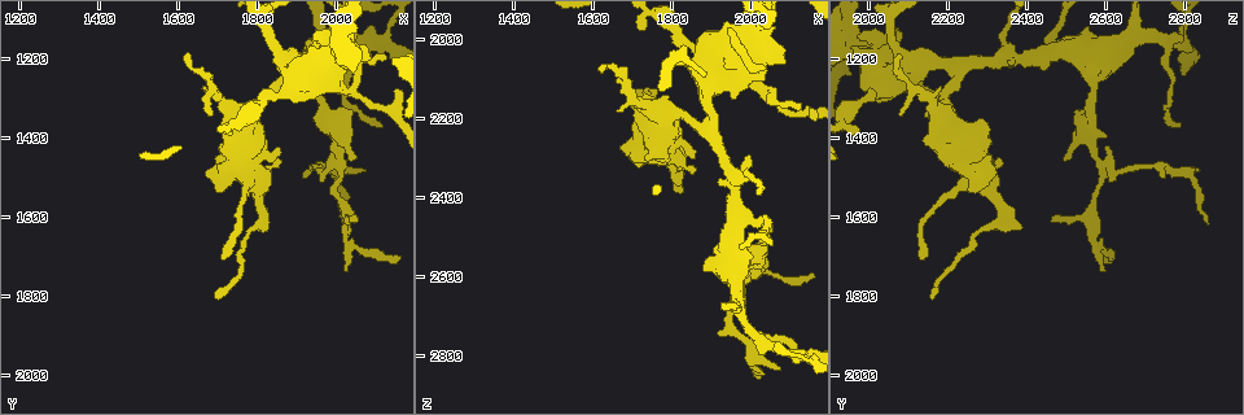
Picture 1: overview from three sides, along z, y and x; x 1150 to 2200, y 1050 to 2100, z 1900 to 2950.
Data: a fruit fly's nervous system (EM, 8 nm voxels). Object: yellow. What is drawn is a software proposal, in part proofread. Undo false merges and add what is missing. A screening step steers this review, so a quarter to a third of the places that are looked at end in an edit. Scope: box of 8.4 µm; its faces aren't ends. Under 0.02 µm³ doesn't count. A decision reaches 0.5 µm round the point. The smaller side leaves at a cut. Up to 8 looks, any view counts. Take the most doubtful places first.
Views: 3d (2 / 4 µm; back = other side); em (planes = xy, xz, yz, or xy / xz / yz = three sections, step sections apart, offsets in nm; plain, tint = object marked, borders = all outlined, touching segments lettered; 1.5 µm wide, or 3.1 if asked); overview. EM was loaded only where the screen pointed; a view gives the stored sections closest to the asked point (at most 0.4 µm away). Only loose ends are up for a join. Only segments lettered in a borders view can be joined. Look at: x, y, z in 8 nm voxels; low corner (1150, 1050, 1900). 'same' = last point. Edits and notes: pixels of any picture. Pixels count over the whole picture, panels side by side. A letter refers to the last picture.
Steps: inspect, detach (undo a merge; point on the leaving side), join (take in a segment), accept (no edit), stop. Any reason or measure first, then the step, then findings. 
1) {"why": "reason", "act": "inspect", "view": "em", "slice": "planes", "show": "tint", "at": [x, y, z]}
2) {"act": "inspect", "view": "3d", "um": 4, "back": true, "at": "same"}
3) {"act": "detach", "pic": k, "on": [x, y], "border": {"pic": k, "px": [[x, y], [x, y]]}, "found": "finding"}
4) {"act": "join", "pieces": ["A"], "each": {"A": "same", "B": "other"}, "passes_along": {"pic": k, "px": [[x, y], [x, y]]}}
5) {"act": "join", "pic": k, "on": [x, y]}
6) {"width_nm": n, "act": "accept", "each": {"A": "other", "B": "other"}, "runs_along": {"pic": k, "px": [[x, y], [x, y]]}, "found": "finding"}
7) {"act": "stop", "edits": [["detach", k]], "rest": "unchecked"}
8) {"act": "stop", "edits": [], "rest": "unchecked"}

{"why": "sudden change in width", "act": "inspect", "view": "3d", "um": 4, "at": [2090, 1155, 2785]}

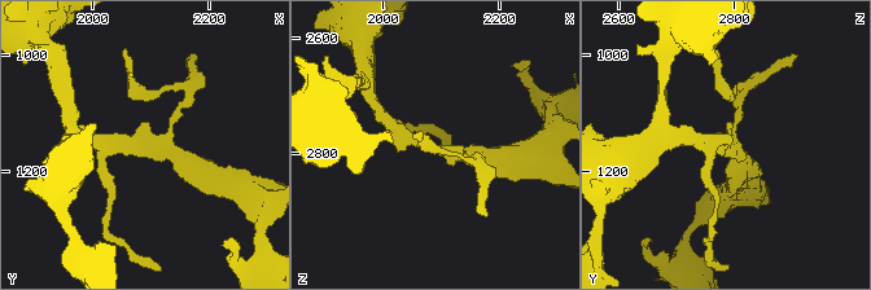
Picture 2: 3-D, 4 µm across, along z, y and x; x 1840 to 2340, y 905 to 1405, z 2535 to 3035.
{"arms": 3, "act": "inspect", "view": "em", "slice": "xy", "step": 8, "show": "borders", "at": [2095, 1155, 2785]}

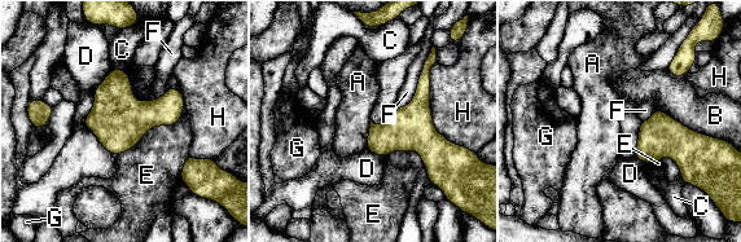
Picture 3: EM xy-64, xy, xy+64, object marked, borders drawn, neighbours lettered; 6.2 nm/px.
{"act": "accept", "each": {"A": "other", "B": "other", "C": "other", "D": "other", "E": "other", "F": "other", "G": "other", "H": "other"}, "border": {"pic": 3, "px": [[184, 108], [117, 155]]}, "found": "one cell here"}

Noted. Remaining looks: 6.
{"why": "side arm on a straight run", "act": "inspect", "view": "em", "slice": "planes", "show": "borders", "at": [2010, 1465, 2595]}

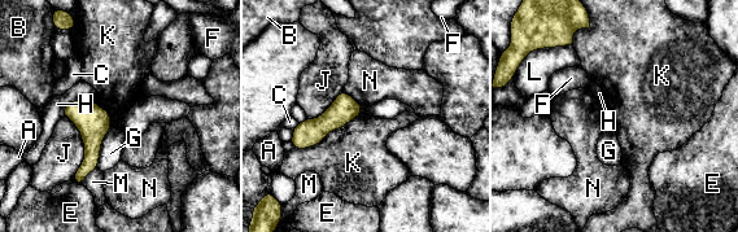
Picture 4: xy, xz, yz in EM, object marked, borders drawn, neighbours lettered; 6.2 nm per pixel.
{"act": "accept", "each": {"A": "other", "B": "other", "C": "other", "E": "other", "F": "other", "G": "other", "H": "other", "J": "other", "K": "other", "L": "other", "M": "other", "N": "other"}, "runs_along": {"pic": 4, "px": [[357, 108], [344, 109], [297, 145]]}, "found": "one cell here"}

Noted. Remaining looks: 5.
{"why": "free end", "act": "inspect", "view": "em", "slice": "xy", "step": 4, "show": "borders", "at": [1670, 1475, 2270]}

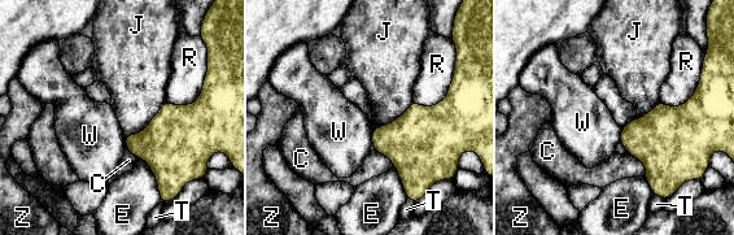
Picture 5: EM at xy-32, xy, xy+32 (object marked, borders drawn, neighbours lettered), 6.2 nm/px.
{"act": "inspect", "view": "em", "slice": "planes", "show": "borders", "at": "same"}

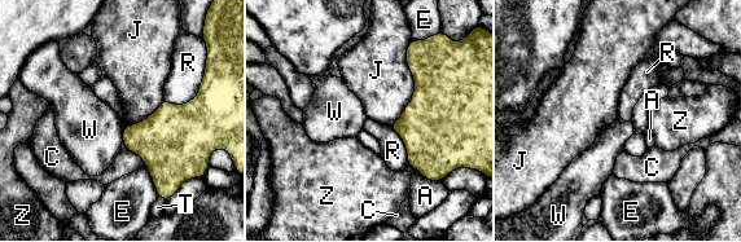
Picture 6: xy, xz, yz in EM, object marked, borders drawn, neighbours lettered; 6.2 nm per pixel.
{"act": "accept", "each": {"A": "other", "C": "other", "E": "other", "J": "other", "R": "other", "T": "other", "W": "other", "Z": "other"}, "border": {"pic": 6, "px": [[412, 40], [413, 96], [390, 126]]}, "found": "none of them fits"}

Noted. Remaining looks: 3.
{"act": "stop", "edits": [], "rest": "unchecked"}

